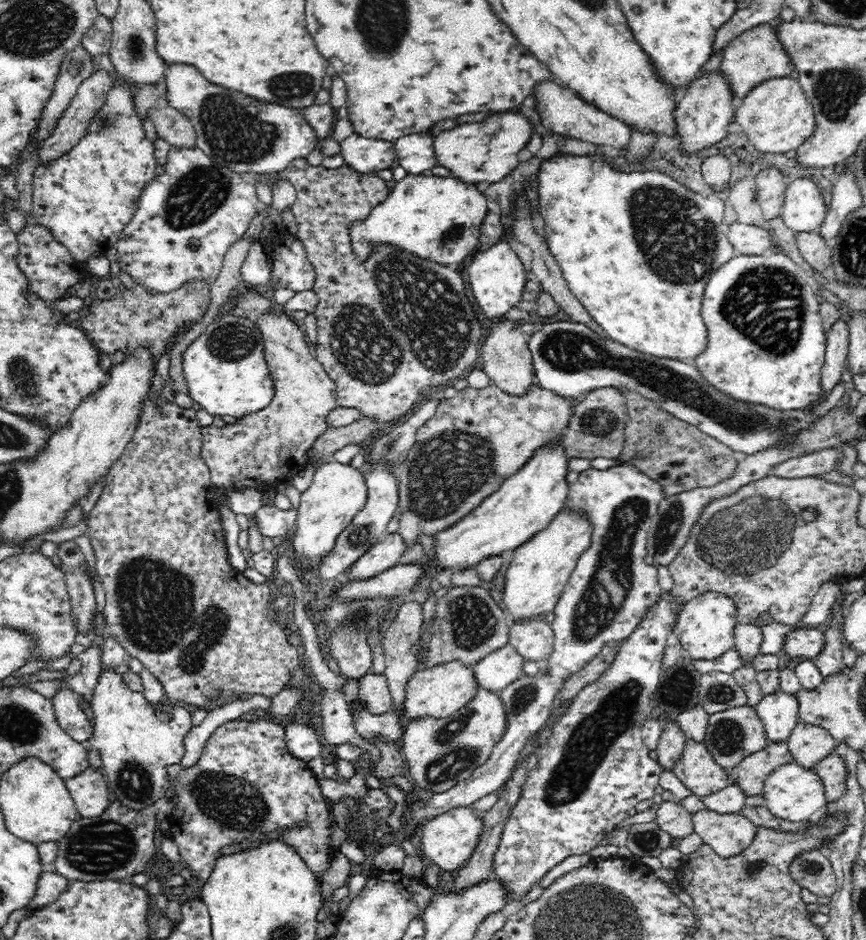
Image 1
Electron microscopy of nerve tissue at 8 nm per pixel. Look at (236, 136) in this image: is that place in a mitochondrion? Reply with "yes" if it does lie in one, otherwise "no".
yes

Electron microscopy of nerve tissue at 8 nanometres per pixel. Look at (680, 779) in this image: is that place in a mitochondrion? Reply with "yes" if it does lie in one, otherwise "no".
no

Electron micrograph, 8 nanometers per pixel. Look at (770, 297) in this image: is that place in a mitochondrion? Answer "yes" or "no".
yes

